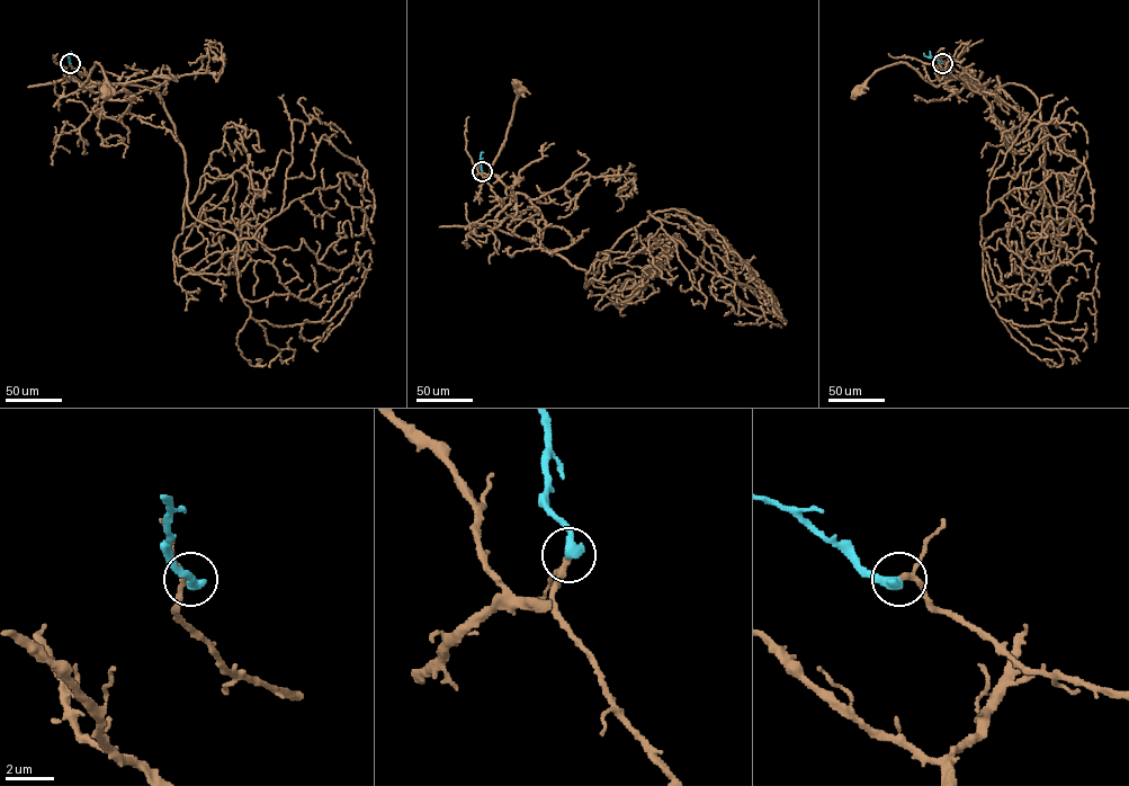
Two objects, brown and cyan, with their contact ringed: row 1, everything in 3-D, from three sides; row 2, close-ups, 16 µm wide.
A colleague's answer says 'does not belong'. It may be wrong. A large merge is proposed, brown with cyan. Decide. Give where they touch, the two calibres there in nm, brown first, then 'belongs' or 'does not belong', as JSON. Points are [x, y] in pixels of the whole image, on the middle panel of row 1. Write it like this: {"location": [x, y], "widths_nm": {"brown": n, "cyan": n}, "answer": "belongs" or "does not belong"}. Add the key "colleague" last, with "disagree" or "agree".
{"location": [482, 171], "widths_nm": {"brown": 180, "cyan": 460}, "answer": "belongs", "colleague": "disagree"}

